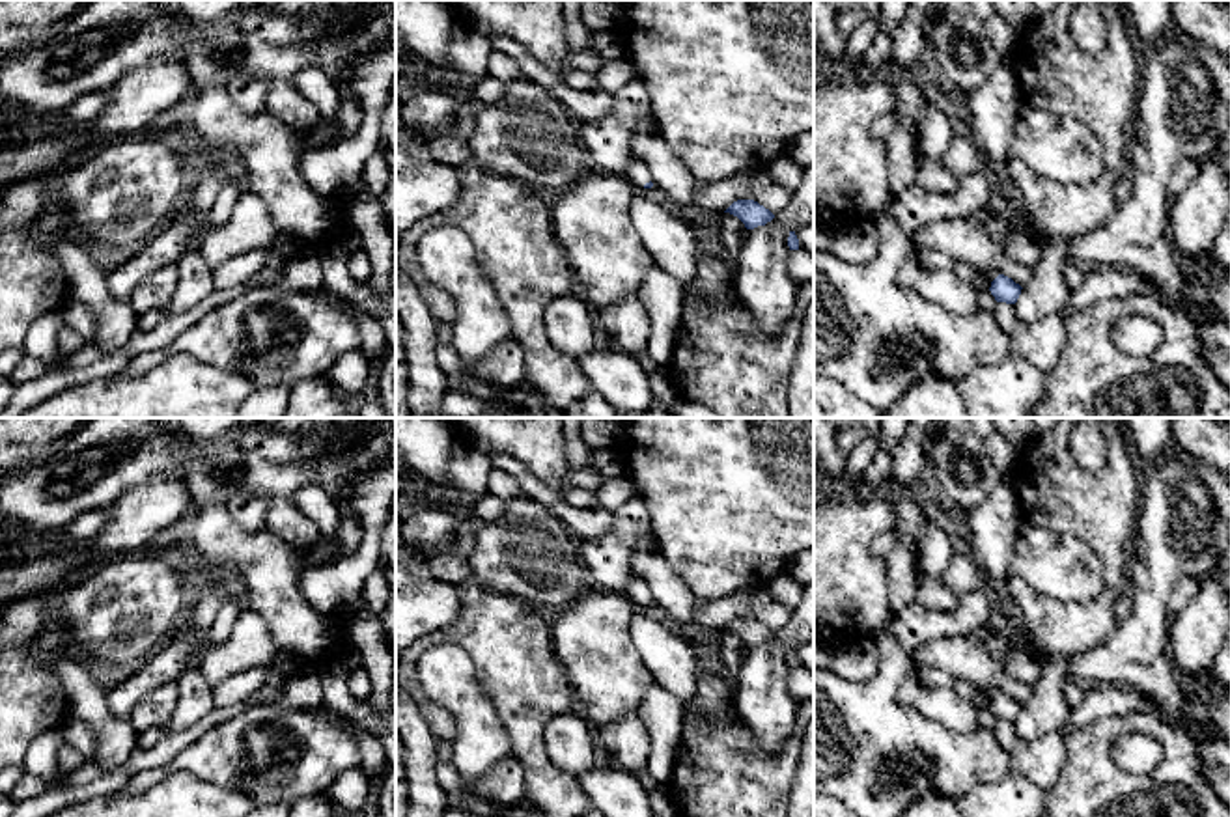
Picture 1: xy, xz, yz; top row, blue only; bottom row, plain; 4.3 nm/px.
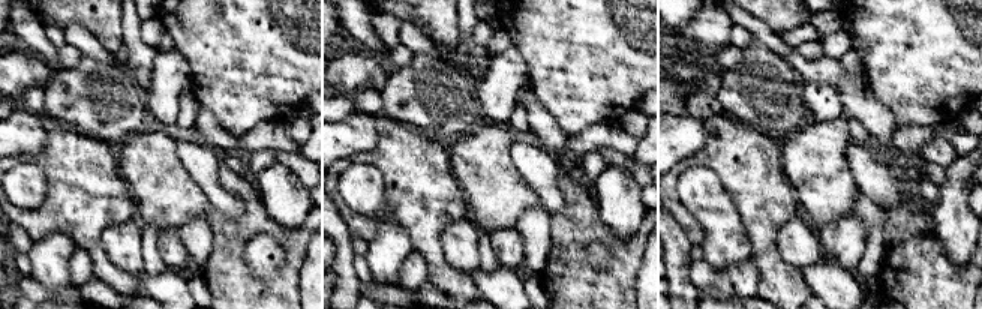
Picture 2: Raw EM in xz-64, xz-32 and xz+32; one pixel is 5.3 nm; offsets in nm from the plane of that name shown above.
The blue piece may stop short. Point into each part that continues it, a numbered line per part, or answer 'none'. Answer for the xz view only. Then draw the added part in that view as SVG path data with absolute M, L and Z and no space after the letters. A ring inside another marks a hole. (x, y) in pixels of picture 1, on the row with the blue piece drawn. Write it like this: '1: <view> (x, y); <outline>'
1: xz (639, 174); M633 160L625 173L629 175L635 188L644 188L644 185L651 181L651 173L642 160Z

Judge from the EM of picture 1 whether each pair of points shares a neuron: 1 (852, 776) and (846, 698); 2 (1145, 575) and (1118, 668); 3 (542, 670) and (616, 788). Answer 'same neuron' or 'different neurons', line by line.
1: same neuron
2: same neuron
3: different neurons

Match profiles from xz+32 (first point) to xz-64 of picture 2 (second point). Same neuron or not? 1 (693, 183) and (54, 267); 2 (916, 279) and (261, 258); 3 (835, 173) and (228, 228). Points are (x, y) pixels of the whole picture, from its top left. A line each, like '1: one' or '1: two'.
1: one
2: two
3: one

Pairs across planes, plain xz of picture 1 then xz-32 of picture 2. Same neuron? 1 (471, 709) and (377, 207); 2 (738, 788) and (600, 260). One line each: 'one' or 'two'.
1: one
2: two

